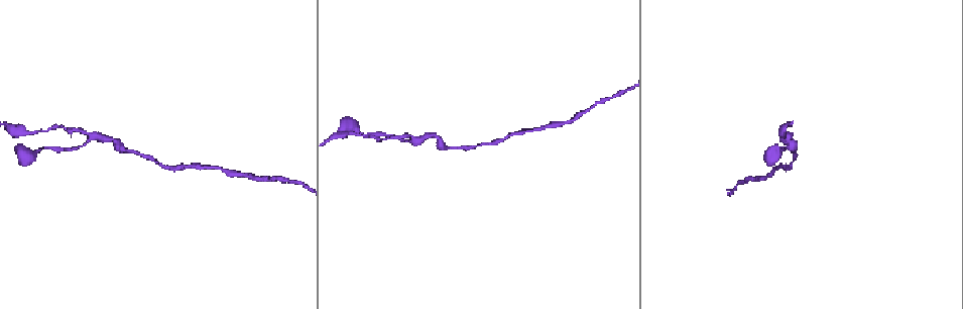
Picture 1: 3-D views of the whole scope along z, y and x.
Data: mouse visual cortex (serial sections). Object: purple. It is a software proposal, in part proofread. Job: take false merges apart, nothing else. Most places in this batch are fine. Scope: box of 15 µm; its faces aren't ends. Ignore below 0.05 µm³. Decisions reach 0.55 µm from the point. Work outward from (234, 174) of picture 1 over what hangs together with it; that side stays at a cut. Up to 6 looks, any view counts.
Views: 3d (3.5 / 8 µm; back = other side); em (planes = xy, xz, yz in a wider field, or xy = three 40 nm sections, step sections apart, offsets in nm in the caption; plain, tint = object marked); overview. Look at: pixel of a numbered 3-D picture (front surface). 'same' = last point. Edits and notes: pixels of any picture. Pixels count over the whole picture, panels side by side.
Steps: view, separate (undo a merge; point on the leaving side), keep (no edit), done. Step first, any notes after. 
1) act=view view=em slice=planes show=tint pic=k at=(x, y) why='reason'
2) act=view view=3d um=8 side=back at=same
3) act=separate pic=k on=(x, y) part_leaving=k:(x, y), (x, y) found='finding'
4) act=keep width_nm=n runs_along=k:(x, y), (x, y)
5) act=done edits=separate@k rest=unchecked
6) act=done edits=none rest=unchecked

act=view view=3d um=3.5 pic=1 at=(94, 136) why='calibre changes'

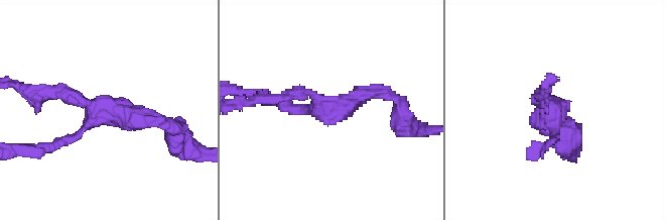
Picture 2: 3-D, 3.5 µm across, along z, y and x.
act=view view=em slice=xy step=3 show=tint pic=2 at=(330, 108)

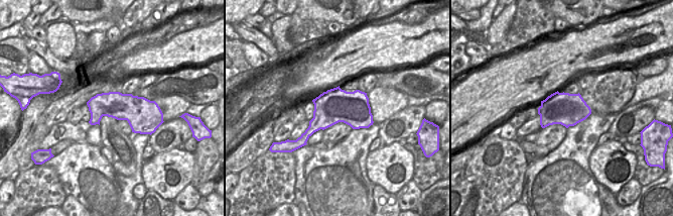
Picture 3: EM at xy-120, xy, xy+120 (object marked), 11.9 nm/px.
act=keep width_nm=420 runs_along=2:(391, 95), (319, 110), (273, 98) found='continuous, no second cell'

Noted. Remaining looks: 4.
act=view view=3d um=8 pic=1 at=(354, 127) why='calibre changes'

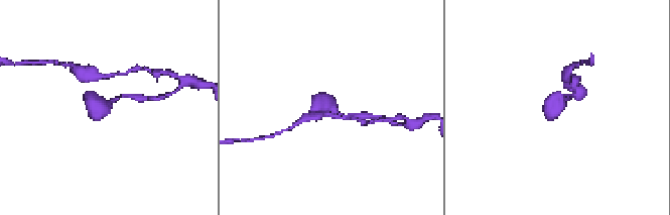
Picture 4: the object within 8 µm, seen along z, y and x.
act=view view=em slice=xy step=5 show=tint pic=4 at=(105, 106) arm_widths_nm=100,300

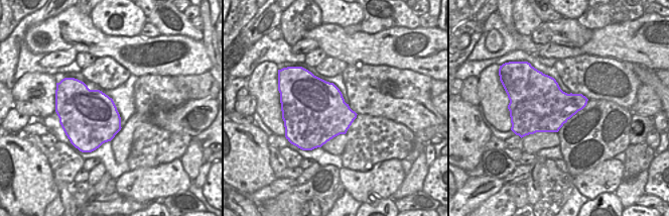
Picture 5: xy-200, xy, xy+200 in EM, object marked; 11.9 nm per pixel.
act=keep runs_along=4:(355, 116), (341, 116), (328, 105), (309, 111) found='one cell here'

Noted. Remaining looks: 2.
act=view view=3d um=3.5 pic=1 at=(9, 124) why='thick turns thin'

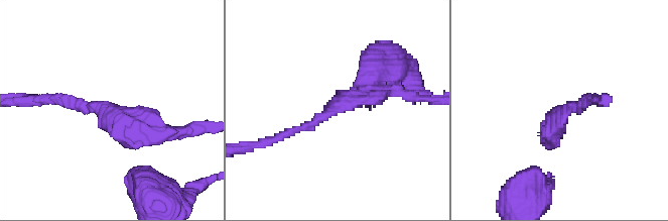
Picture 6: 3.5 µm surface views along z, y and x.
act=view view=em slice=planes show=tint pic=6 at=(332, 110) why='need the tissue'

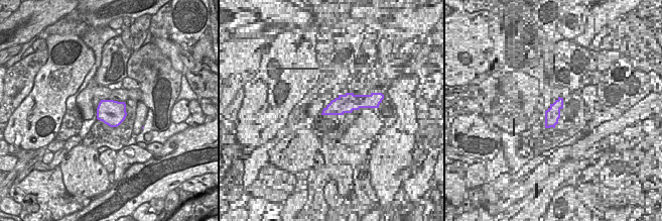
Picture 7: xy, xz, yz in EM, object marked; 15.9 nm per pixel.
act=keep runs_along=6:(165, 132), (131, 129), (70, 95) found='all the same cell'

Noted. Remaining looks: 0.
act=done edits=none rest=unchecked

